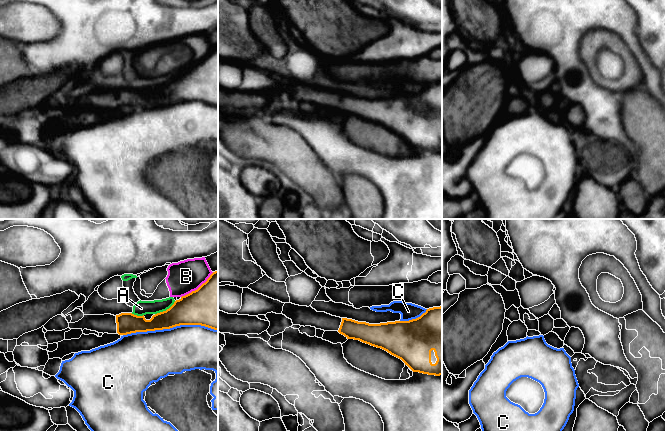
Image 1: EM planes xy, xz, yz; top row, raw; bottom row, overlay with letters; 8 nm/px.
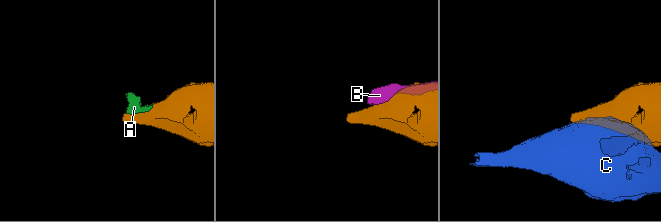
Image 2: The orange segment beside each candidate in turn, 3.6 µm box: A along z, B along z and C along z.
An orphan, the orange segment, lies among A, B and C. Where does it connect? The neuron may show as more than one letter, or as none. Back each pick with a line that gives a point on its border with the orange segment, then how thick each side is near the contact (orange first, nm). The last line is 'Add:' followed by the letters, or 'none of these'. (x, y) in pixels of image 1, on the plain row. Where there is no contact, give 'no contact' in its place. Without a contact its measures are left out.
Add: none of these

